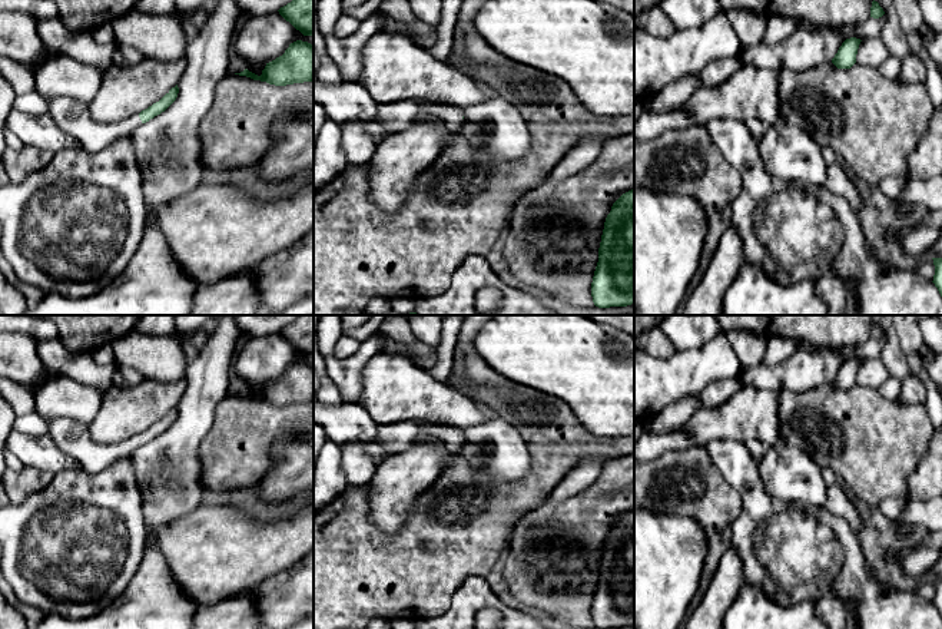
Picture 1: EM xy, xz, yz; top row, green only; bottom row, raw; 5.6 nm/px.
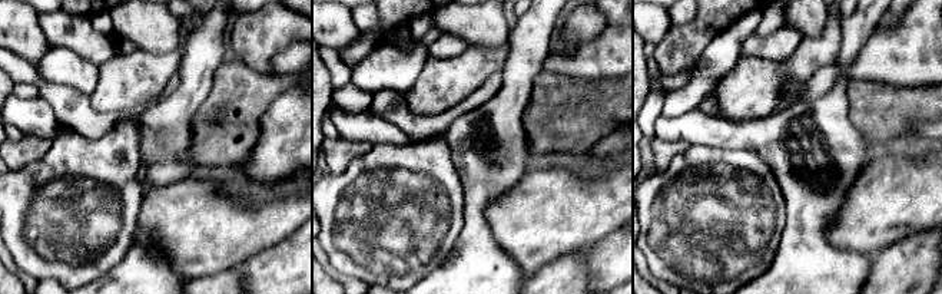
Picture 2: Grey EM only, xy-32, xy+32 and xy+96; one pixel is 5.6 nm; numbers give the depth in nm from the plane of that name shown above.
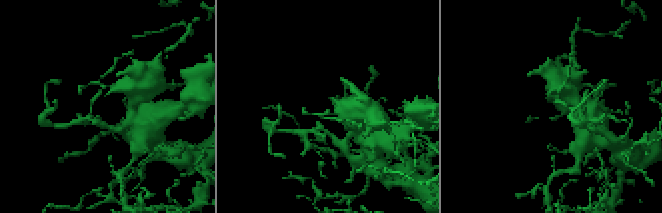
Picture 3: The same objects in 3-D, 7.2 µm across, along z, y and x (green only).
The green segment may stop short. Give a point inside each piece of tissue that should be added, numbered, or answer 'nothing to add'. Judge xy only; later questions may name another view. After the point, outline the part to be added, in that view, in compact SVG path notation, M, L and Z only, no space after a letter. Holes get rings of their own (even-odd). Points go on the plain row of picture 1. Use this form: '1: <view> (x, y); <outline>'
1: xy (73, 437); M57 417L42 421L56 446L67 456L76 458L89 473L99 473L116 461L130 458L142 446L137 436L116 444L99 444L89 427L69 417Z

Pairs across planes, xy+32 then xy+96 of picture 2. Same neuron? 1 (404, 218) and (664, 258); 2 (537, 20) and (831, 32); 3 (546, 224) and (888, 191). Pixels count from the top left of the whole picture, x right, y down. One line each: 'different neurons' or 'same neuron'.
1: same neuron
2: different neurons
3: same neuron

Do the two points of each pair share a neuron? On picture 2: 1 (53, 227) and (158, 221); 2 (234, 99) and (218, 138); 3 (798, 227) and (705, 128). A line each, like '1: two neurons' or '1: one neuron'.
1: two neurons
2: one neuron
3: one neuron

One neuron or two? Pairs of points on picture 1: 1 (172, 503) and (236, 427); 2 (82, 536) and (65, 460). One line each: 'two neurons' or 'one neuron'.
1: two neurons
2: two neurons

